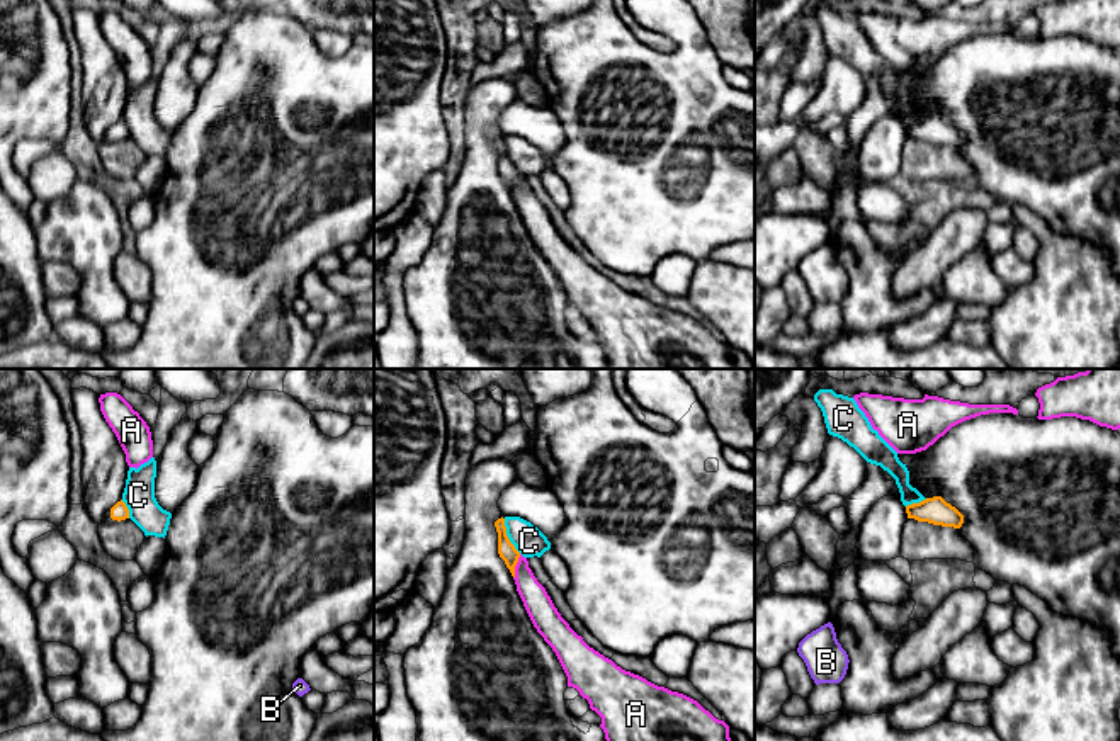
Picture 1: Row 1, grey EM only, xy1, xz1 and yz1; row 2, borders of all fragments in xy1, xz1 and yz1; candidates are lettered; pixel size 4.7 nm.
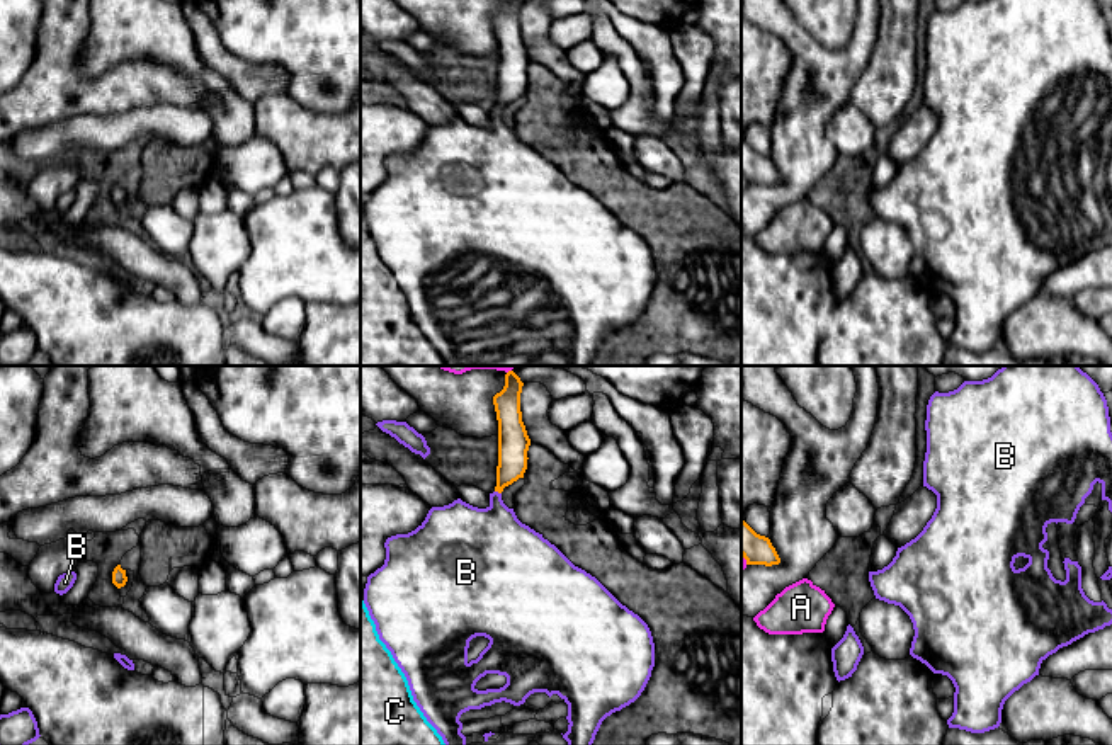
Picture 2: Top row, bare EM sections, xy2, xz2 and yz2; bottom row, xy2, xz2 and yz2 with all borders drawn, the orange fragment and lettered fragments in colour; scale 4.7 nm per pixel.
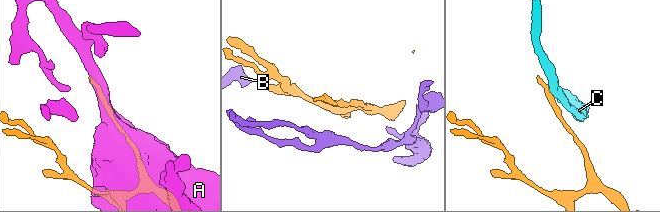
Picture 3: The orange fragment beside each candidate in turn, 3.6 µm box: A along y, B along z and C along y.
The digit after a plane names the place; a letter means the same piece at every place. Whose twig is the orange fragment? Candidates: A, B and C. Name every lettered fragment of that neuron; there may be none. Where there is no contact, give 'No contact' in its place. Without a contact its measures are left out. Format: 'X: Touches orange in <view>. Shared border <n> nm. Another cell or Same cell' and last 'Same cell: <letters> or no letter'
A: Touches orange in xz1. Shared border 120 nm. Another cell
B: Touches orange in xz2. Shared border 40 nm. Same cell
C: Touches orange in xz1. Shared border 190 nm. Another cell
Same cell: B

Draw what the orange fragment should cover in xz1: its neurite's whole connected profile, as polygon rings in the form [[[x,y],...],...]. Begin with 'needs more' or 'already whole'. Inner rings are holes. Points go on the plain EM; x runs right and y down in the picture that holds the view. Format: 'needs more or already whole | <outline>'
already whole | [[[498,138],[495,141],[498,151],[498,173],[505,180],[506,187],[510,189],[512,195],[515,197],[515,185],[518,182],[520,172],[510,161],[506,155],[505,138]]]

